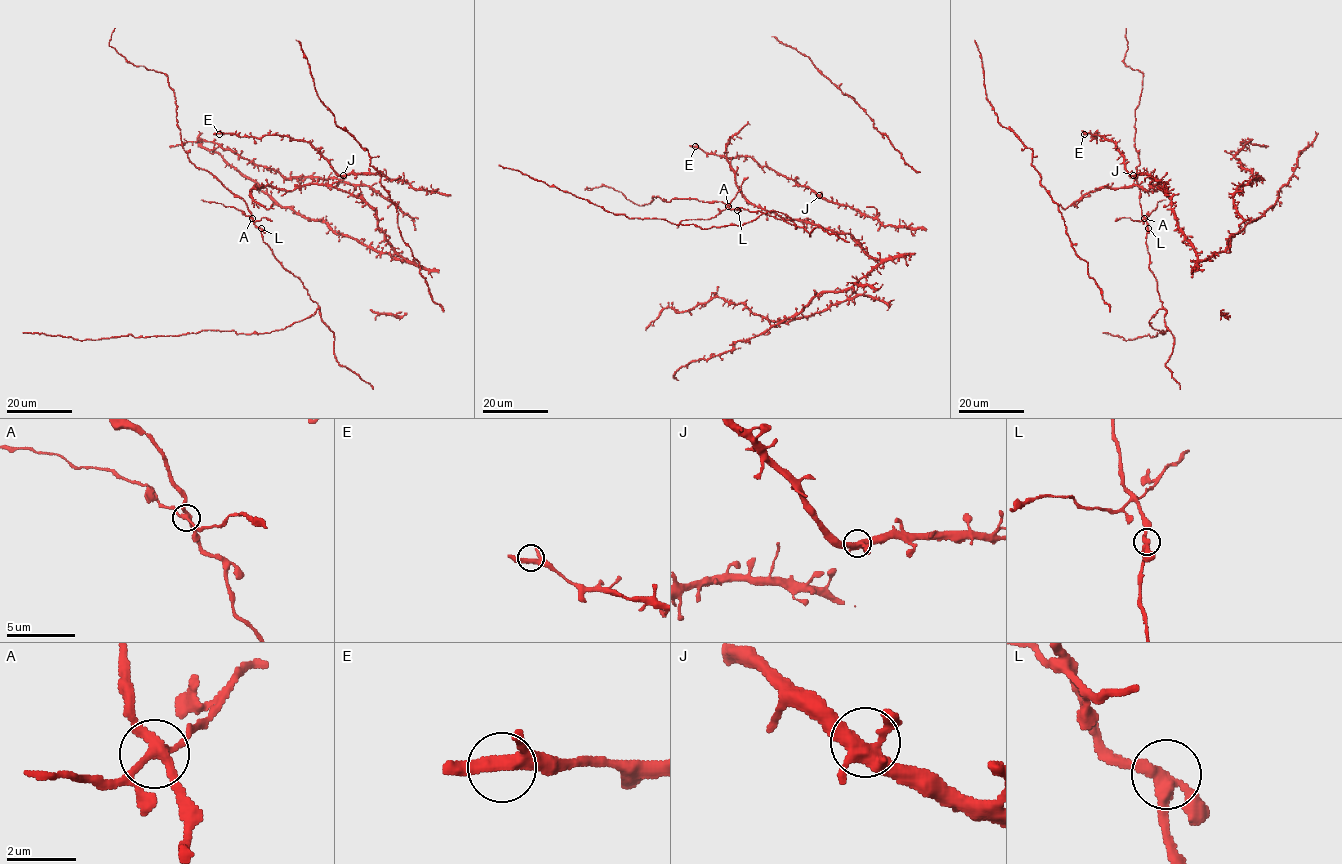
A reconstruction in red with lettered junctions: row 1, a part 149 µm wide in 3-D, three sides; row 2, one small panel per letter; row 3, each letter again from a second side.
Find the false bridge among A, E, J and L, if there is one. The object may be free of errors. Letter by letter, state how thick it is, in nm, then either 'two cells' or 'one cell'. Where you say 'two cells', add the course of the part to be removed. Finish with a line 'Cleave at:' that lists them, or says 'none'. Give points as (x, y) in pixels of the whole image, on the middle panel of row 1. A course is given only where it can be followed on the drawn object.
A: 280 nm | two cells | (727, 206), (709, 219), (685, 219), (677, 227)
E: 280 nm | one cell
J: 400 nm | one cell
L: 280 nm | one cell
Cleave at: A

